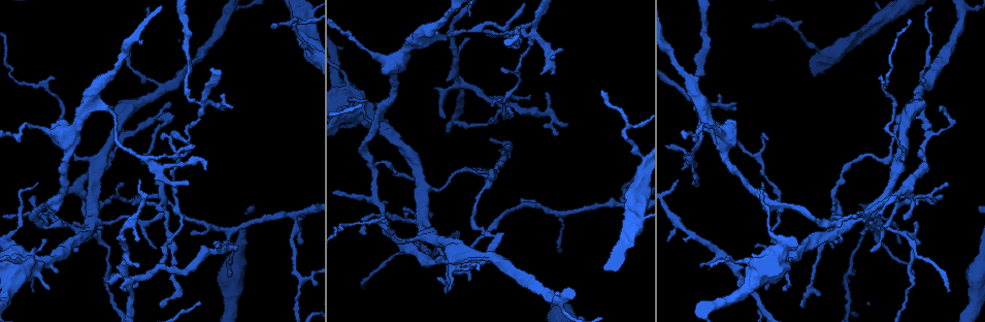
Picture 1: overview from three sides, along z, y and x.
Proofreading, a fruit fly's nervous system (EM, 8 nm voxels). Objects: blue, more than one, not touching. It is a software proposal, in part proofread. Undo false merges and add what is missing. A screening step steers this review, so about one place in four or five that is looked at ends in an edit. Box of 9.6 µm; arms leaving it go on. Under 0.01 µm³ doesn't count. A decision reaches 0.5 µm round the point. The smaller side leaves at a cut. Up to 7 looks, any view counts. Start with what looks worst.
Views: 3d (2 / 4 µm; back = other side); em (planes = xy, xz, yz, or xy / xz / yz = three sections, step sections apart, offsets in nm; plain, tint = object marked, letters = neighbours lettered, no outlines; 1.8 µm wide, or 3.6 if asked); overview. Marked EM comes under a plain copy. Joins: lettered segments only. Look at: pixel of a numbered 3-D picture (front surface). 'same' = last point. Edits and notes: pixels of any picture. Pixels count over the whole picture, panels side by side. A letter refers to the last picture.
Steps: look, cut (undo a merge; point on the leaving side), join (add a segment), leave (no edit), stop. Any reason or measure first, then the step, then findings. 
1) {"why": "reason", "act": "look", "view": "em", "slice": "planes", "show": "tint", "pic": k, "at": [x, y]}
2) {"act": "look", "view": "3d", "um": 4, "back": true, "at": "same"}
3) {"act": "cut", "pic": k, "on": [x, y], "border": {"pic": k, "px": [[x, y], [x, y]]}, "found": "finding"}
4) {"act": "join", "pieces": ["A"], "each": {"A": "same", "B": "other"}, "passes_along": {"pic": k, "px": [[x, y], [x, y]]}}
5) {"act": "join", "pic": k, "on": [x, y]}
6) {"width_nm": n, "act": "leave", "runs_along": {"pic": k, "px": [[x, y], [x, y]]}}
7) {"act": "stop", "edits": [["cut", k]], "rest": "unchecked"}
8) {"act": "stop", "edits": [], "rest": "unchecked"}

{"why": "four or more arms meet", "act": "look", "view": "em", "slice": "xy", "step": 8, "show": "tint", "pic": 1, "at": [532, 28]}

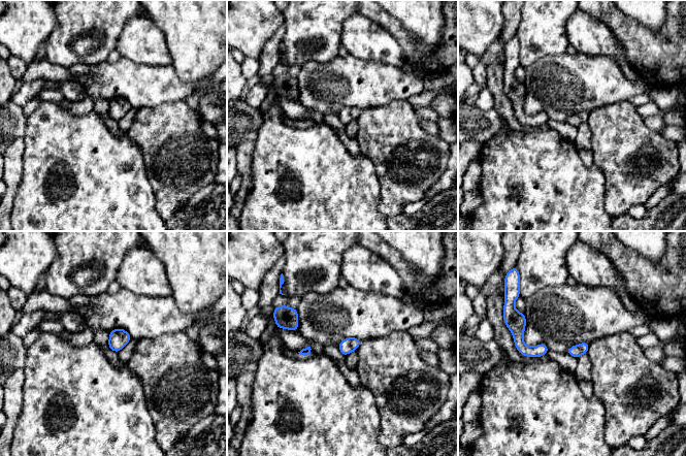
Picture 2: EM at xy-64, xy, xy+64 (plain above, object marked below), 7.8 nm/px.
{"act": "look", "view": "em", "slice": "planes", "show": "tint", "at": "same"}

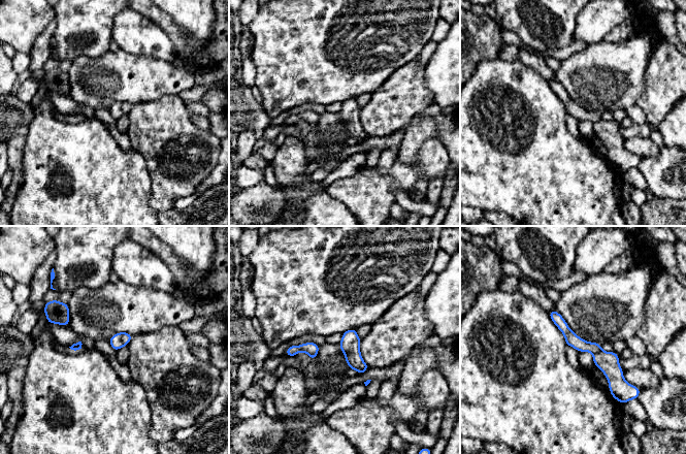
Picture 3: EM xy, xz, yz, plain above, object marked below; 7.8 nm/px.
{"why": "see the neighbours", "act": "look", "view": "em", "slice": "planes", "show": "letters", "at": "same"}

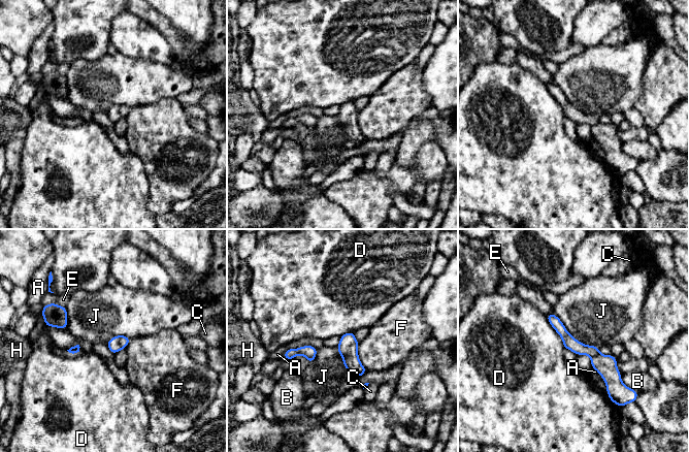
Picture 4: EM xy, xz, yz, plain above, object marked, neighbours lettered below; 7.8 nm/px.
{"width_nm": 100, "act": "cut", "pic": 4, "on": [569, 342], "each": {"A": "other", "B": "other", "C": "other", "D": "other", "E": "other", "F": "other", "H": "other", "J": "other"}, "border": {"pic": 4, "px": [[598, 353], [591, 357]]}, "found": "a second cell is stuck on"}

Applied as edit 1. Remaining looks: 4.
{"why": "four-way junction", "act": "look", "view": "3d", "um": 4, "pic": 1, "at": [459, 85]}

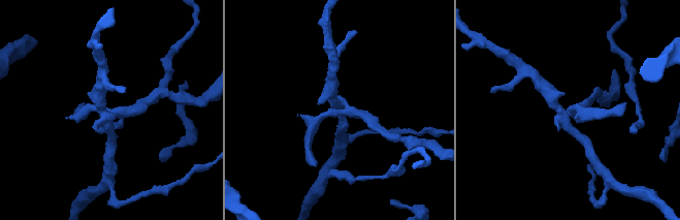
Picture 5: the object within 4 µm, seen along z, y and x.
{"arms": 4, "why": "need the tissue", "act": "look", "view": "em", "slice": "planes", "show": "letters", "pic": 5, "at": [109, 113]}

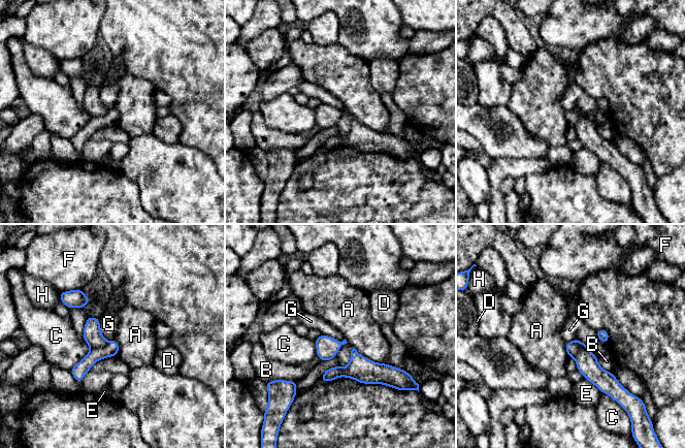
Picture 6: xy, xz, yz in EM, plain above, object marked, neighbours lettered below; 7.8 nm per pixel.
{"act": "cut", "pic": 6, "on": [572, 348], "each": {"A": "other", "B": "other", "C": "other", "D": "other", "E": "other", "F": "other", "G": "other", "H": "other"}, "border": {"pic": 6, "px": [[574, 340], [579, 345], [574, 357]]}, "found": "two cells meet here"}

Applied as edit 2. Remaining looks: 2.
{"why": "redraw", "act": "look", "view": "overview"}

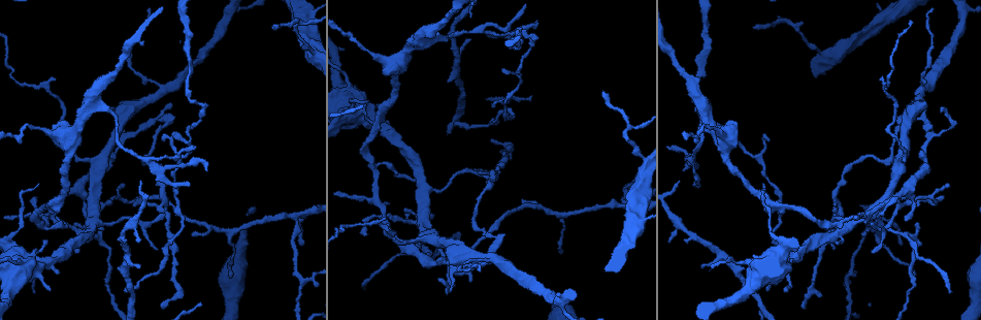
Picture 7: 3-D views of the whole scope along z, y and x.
{"why": "thick turns thin", "act": "look", "view": "em", "um": 3.6, "slice": "planes", "show": "letters", "pic": 7, "at": [20, 262]}

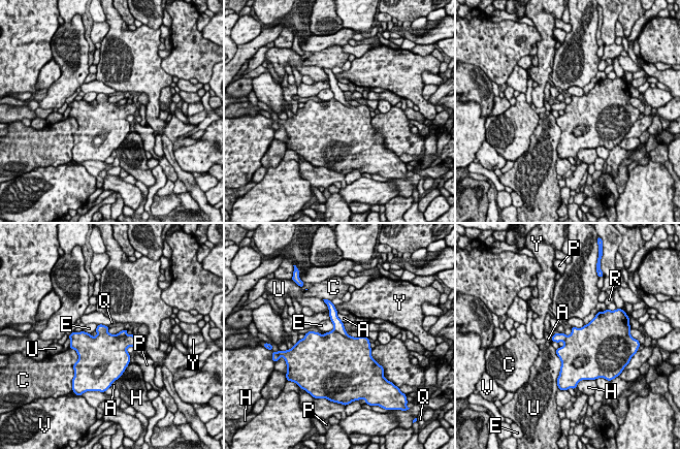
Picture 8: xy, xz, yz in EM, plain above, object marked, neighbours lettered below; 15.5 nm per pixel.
{"act": "cut", "pic": 8, "on": [338, 325], "each": {"A": "other", "C": "other", "E": "other", "H": "other", "P": "other", "Q": "other", "R": "other", "U": "other", "V": "other", "Y": "other"}, "border": {"pic": 8, "px": [[333, 328], [346, 337], [352, 337]]}, "found": "two cells meet here"}

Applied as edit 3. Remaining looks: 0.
{"act": "stop", "edits": [["cut", 4], ["cut", 6], ["cut", 8]], "rest": "unchecked"}

